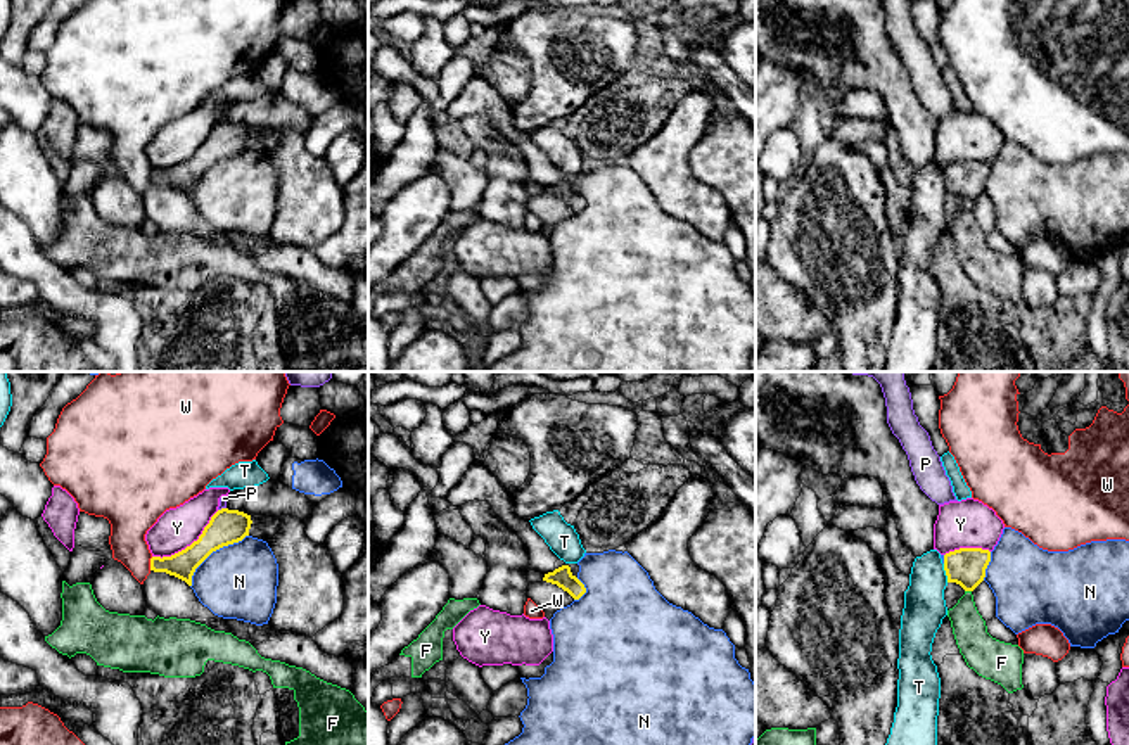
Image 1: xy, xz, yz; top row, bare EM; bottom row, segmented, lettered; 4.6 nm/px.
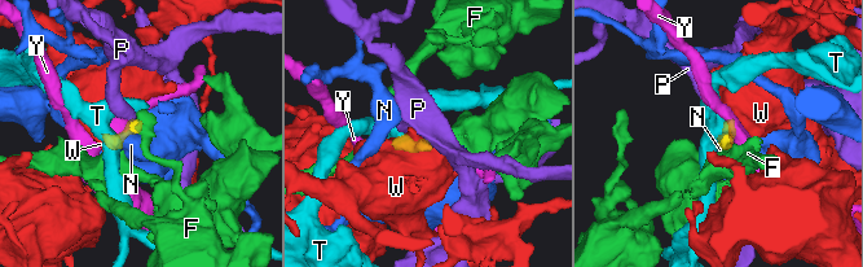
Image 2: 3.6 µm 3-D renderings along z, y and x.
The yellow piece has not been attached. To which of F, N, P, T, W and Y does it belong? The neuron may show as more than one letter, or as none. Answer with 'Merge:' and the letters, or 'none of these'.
Merge: F

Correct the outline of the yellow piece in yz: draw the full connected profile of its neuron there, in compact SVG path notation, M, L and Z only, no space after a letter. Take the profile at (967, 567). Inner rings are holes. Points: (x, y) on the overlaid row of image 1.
M960 548L944 555L947 583L956 583L965 589L958 603L947 610L947 617L966 665L1013 693L1024 688L1024 650L987 633L972 595L984 581L989 562L991 551L982 548Z

